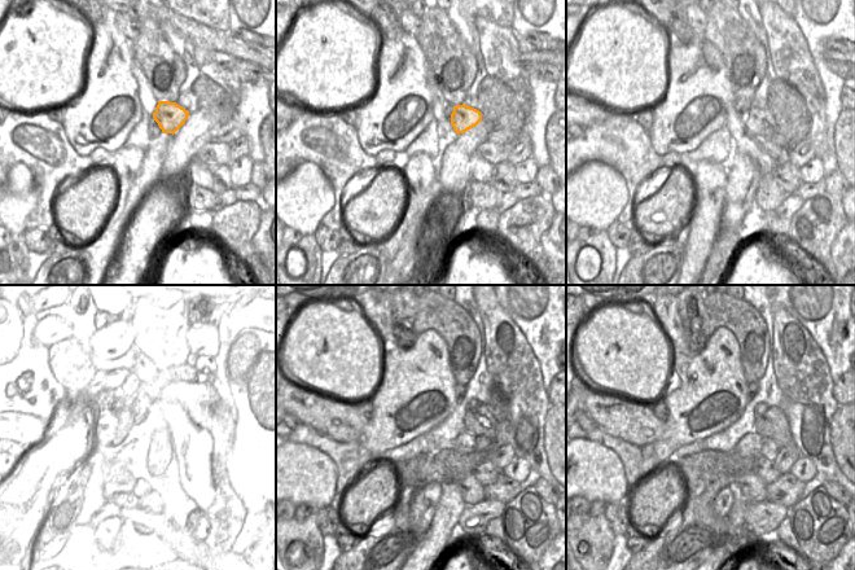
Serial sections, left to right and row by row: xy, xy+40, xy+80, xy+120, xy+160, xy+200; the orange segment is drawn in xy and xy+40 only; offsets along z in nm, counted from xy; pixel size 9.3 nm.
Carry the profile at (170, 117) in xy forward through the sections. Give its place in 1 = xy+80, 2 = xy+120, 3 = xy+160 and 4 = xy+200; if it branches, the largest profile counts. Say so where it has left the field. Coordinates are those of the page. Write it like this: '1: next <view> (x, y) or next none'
1: next xy+80 (759, 123)
2: next xy+120 (182, 415)
3: next xy+160 (478, 420)
4: next xy+200 (770, 421)

